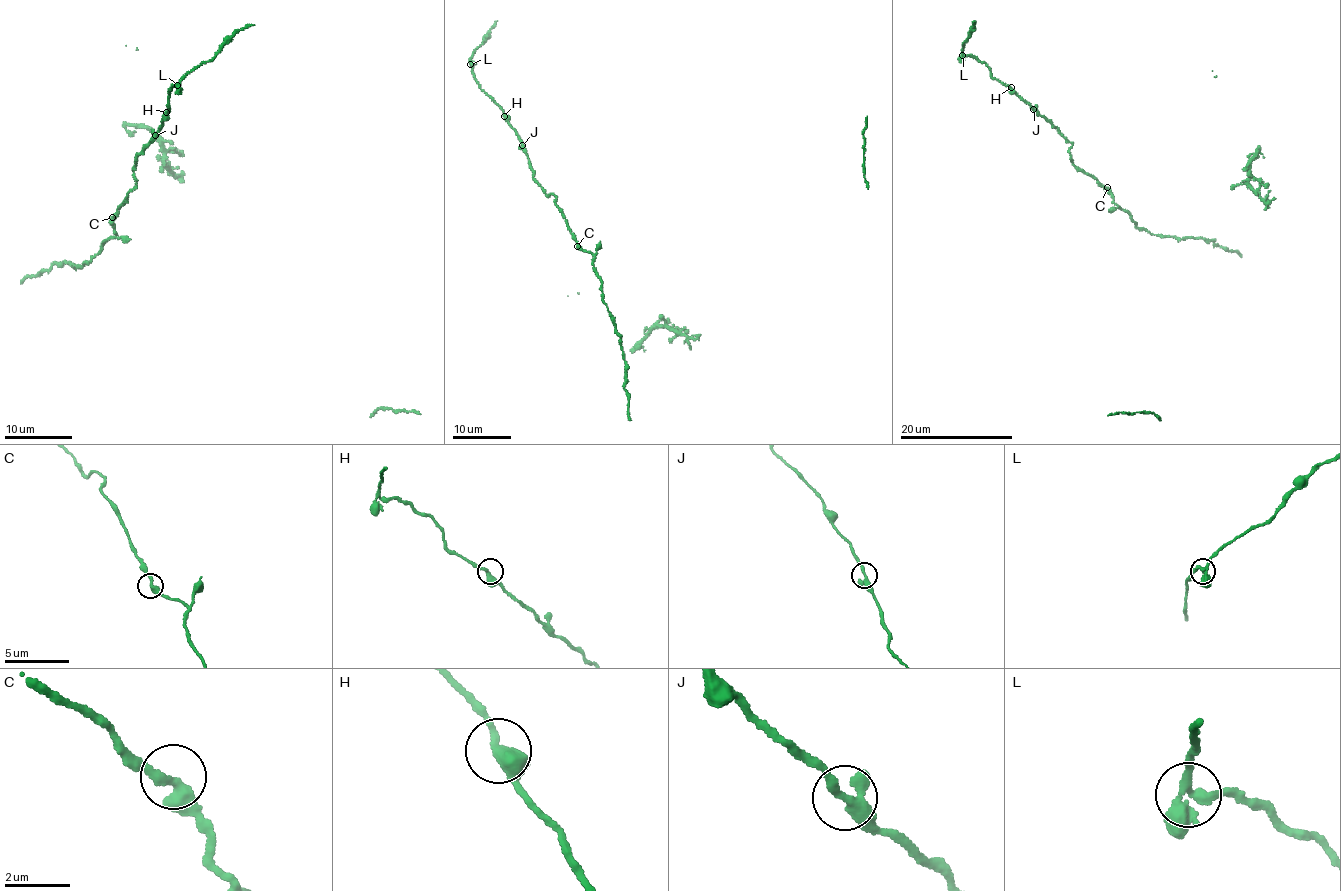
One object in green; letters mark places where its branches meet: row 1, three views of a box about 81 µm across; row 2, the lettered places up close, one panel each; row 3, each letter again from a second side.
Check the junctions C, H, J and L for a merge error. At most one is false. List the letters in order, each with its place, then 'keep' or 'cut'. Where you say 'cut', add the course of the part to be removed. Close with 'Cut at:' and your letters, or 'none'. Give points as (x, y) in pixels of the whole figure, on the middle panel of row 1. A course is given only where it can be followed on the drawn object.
C: (577, 246) | keep
H: (504, 116) | keep
J: (522, 145) | keep
L: (470, 64) | keep
Cut at: none

